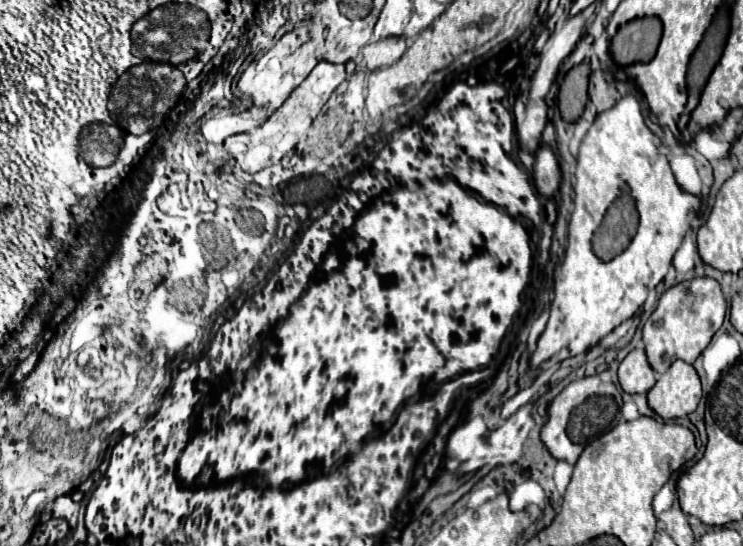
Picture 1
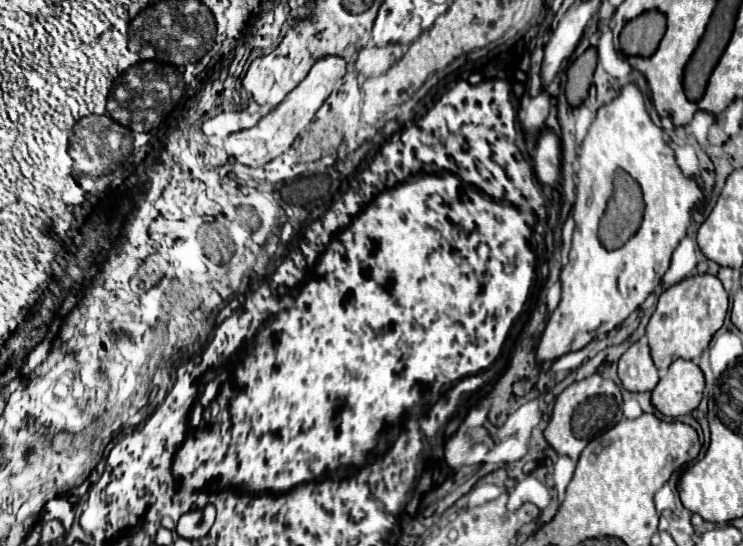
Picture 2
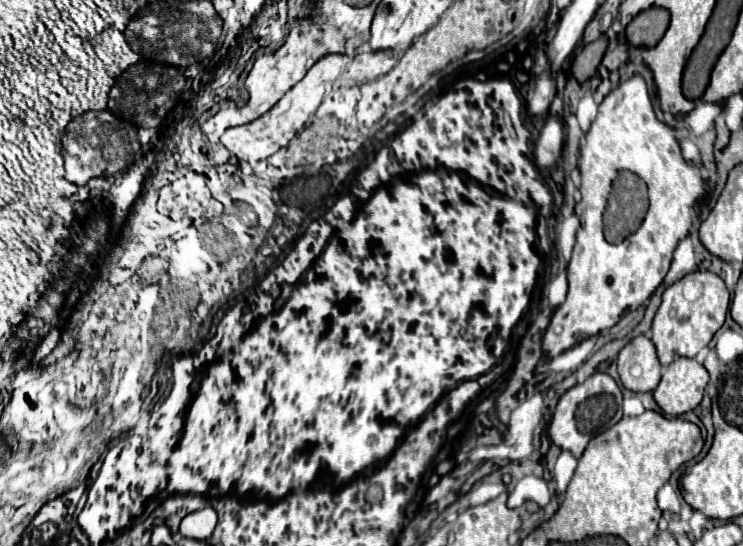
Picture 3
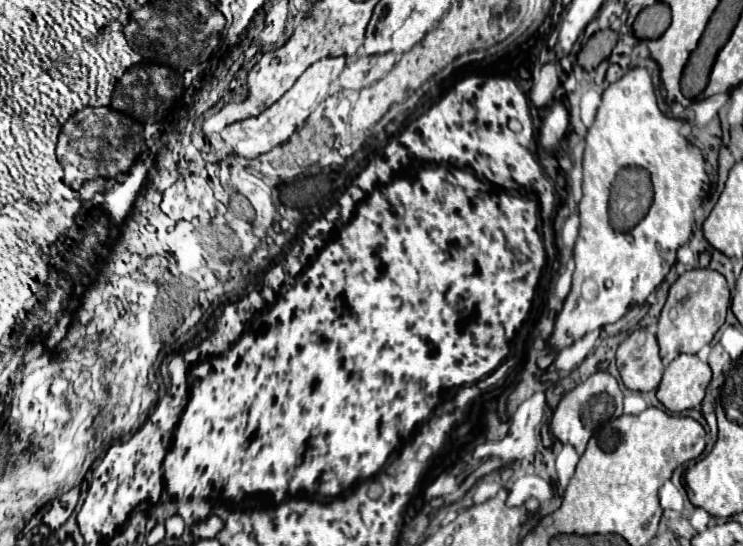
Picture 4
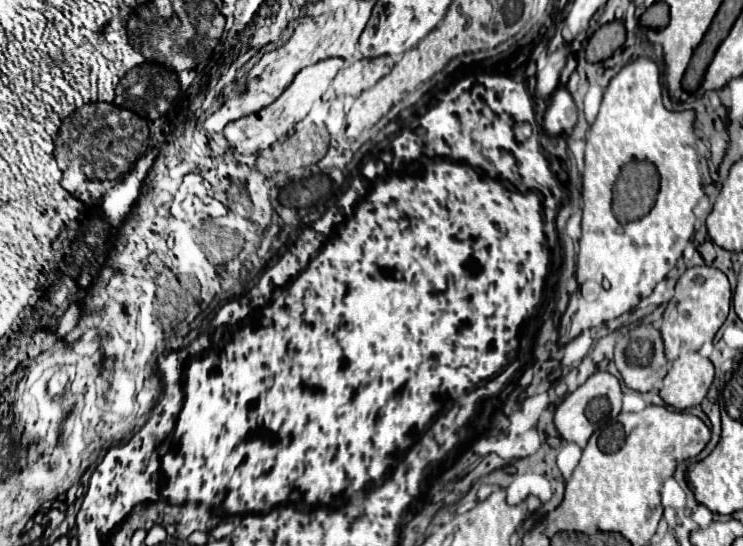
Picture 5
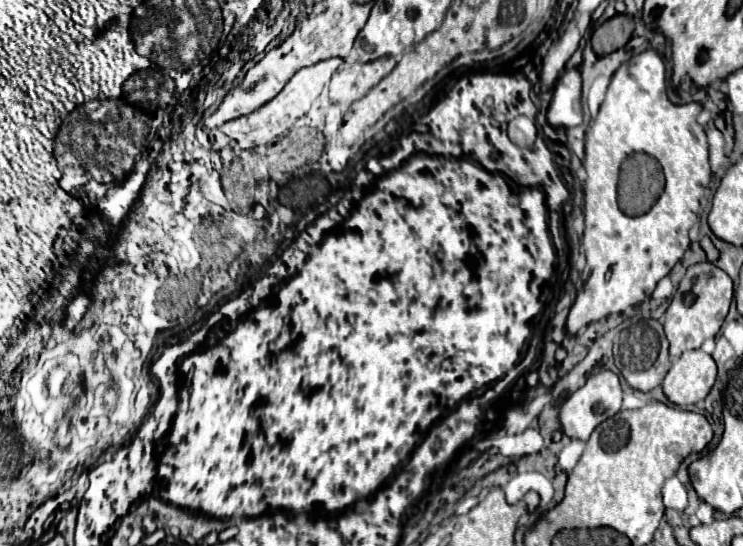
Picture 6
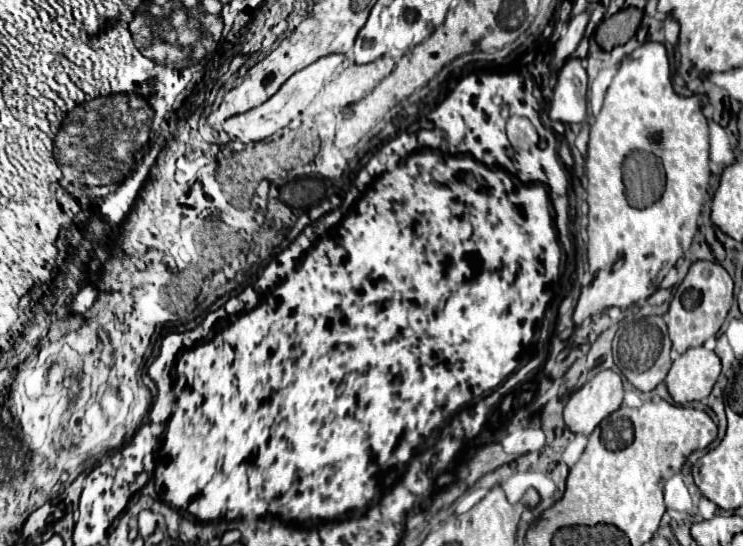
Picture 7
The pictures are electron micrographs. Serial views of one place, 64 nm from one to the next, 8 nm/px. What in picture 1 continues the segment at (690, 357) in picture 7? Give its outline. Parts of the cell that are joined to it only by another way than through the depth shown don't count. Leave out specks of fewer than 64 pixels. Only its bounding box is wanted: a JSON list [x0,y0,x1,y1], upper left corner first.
[648,360,702,420]

